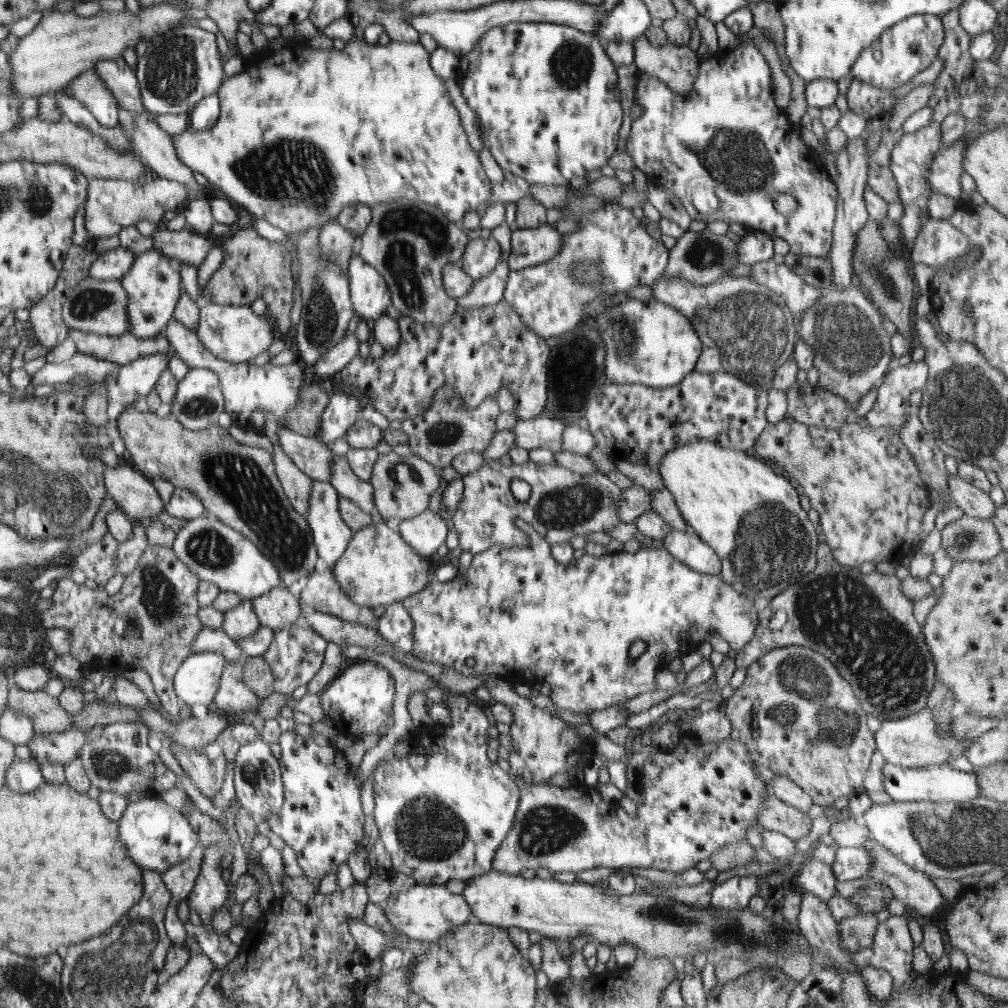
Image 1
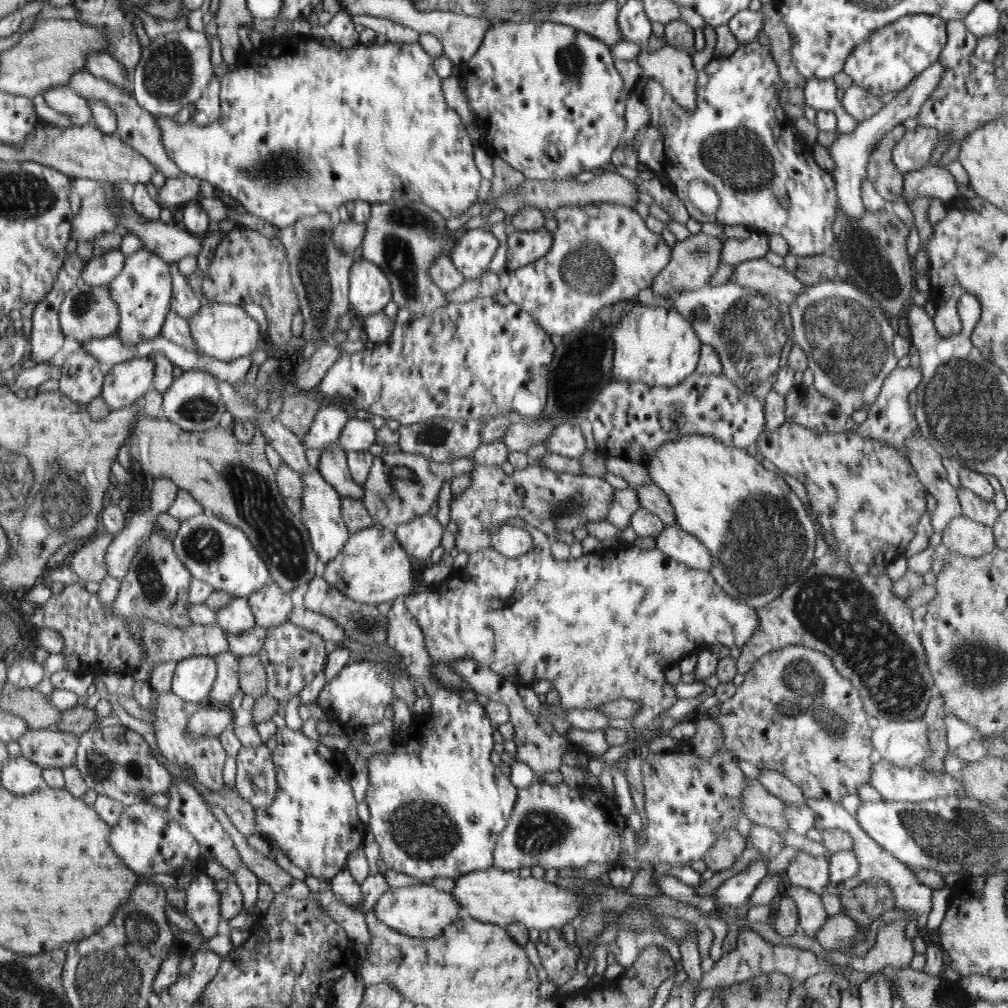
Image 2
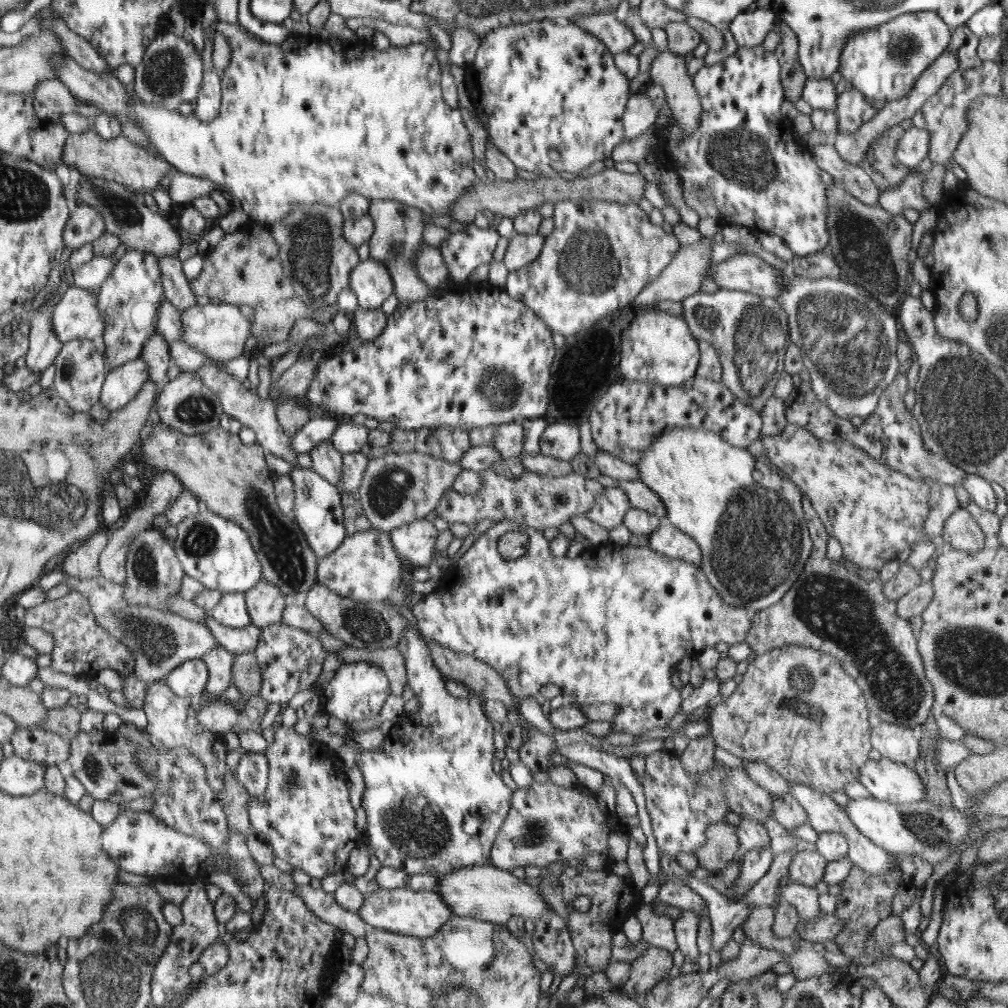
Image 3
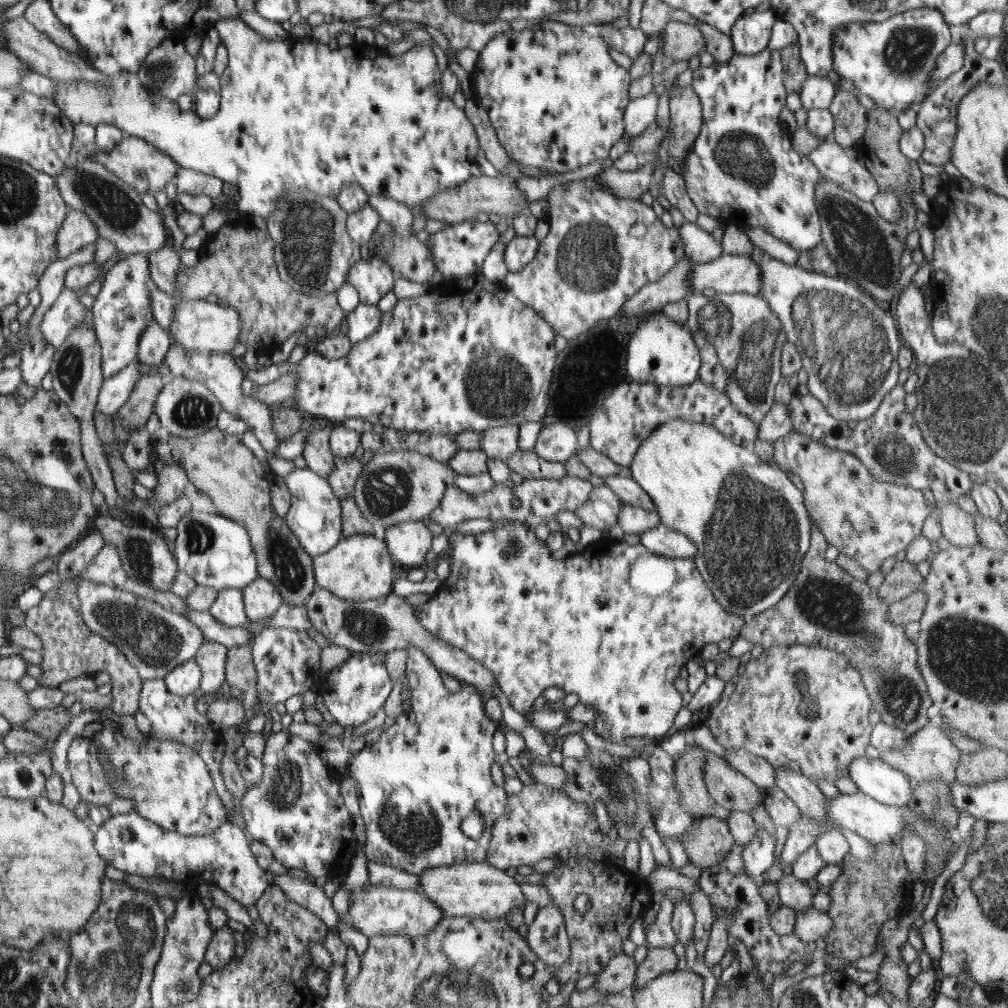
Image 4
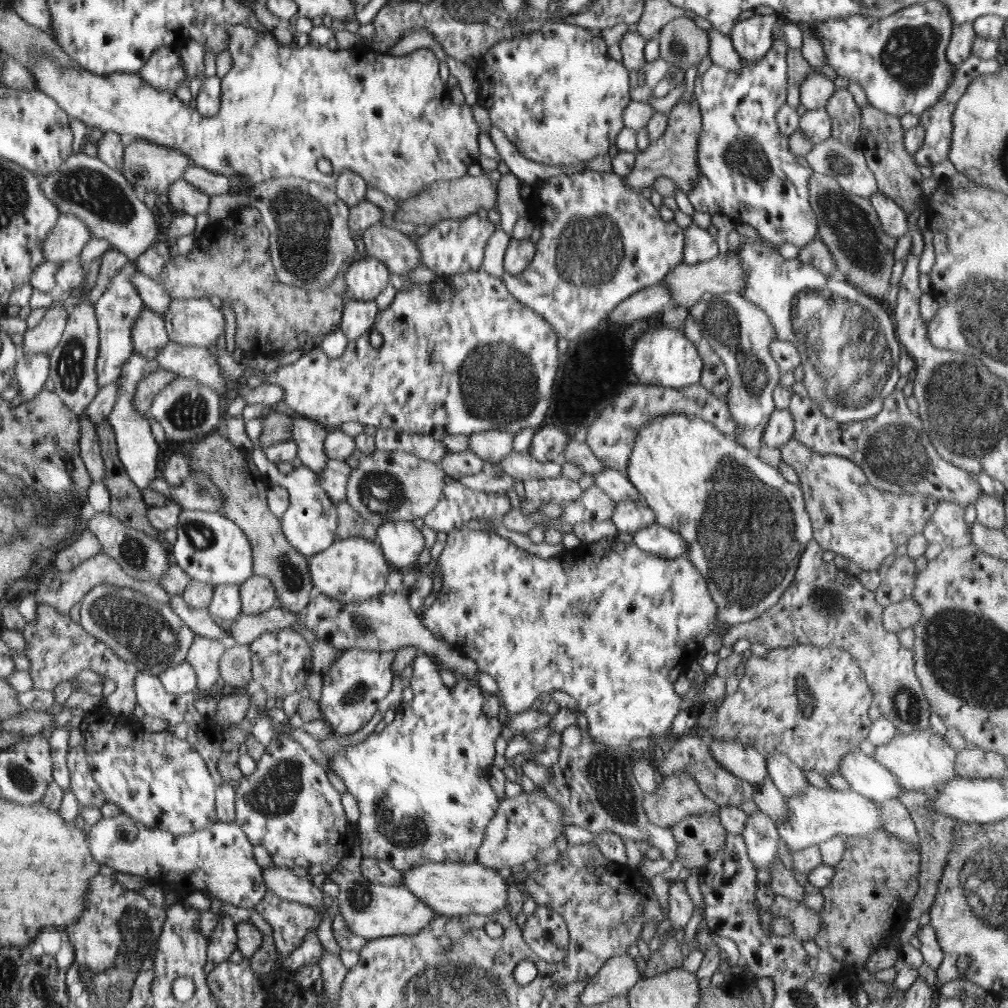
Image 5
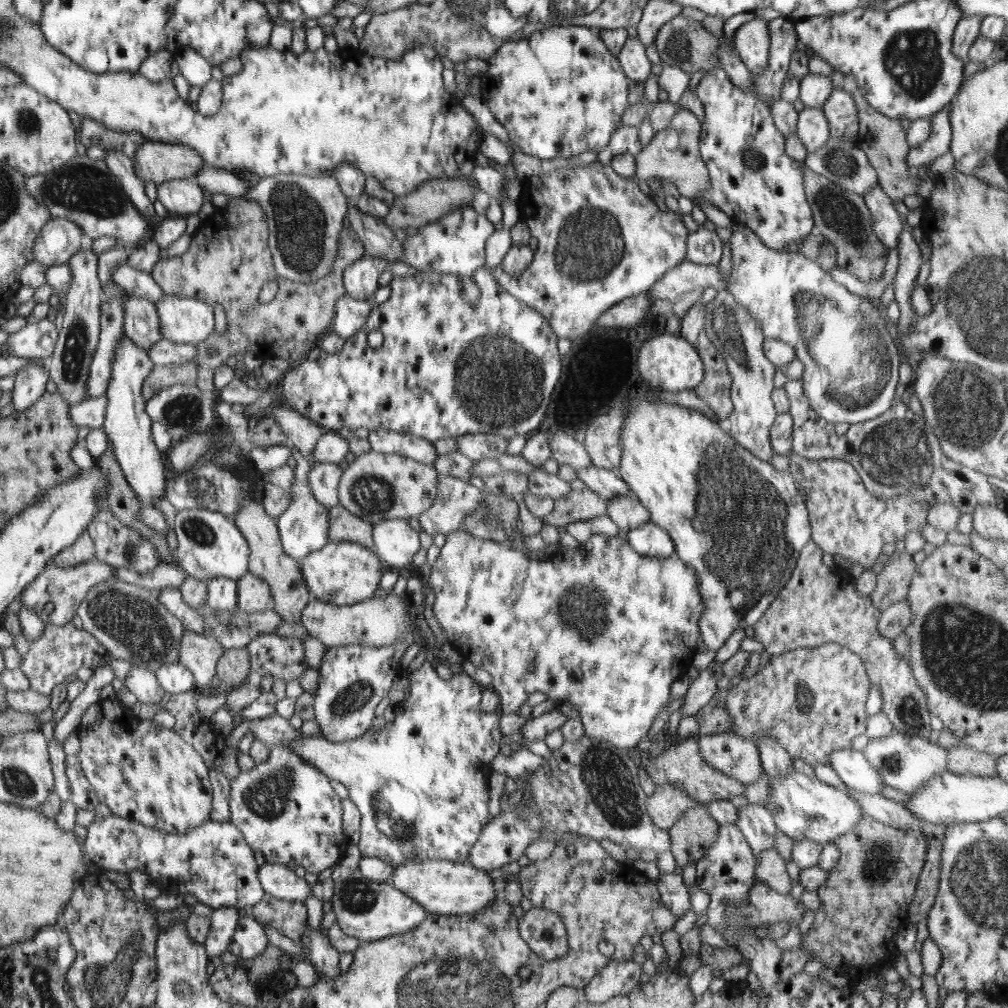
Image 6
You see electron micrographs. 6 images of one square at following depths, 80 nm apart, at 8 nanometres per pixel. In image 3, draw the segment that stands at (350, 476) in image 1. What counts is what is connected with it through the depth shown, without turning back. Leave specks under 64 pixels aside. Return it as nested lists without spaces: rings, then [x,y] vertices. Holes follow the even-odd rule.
[[[329,440],[317,444],[310,452],[312,470],[338,486],[343,473],[343,454]]]

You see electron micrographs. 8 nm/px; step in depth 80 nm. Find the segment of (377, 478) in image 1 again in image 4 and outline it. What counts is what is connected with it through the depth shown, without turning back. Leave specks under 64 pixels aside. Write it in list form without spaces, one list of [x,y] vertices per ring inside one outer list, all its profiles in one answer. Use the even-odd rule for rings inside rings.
[[[385,451],[363,465],[352,495],[363,515],[372,523],[376,536],[406,521],[420,521],[442,500],[448,486],[455,484],[456,474],[447,463],[432,460],[416,451]]]

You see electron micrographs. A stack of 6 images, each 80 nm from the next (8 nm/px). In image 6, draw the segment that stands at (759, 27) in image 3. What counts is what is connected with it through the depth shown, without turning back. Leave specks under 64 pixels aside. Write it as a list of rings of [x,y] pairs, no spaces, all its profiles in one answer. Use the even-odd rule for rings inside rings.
[[[756,17],[742,24],[733,36],[733,48],[750,74],[760,76],[769,59],[770,35],[768,21]]]

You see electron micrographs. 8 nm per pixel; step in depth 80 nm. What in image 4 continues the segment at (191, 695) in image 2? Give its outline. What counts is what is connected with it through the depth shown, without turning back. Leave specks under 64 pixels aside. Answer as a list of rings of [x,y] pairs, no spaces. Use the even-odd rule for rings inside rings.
[[[192,659],[167,672],[163,680],[170,693],[184,696],[188,694],[194,695],[196,690],[200,690],[202,678],[203,670]]]

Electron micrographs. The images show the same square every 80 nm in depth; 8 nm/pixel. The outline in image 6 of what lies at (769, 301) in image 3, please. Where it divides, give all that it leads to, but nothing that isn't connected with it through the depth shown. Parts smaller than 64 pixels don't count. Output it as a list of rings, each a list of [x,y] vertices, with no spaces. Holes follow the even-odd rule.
[[[718,292],[714,302],[704,304],[708,337],[716,351],[726,360],[731,376],[730,396],[734,410],[730,416],[730,436],[755,457],[770,464],[774,458],[770,442],[770,429],[776,420],[776,410],[771,399],[774,388],[774,373],[778,367],[764,356],[764,332],[760,324],[744,310],[730,292]]]

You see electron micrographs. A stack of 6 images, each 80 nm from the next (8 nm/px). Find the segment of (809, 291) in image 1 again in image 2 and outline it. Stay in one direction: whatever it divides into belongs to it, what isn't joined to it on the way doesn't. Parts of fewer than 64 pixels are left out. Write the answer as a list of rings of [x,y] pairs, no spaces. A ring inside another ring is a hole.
[[[764,258],[747,260],[733,267],[733,273],[727,276],[727,282],[734,282],[744,288],[752,288],[774,296],[781,304],[788,307],[804,293],[804,285],[785,267],[774,266]]]

